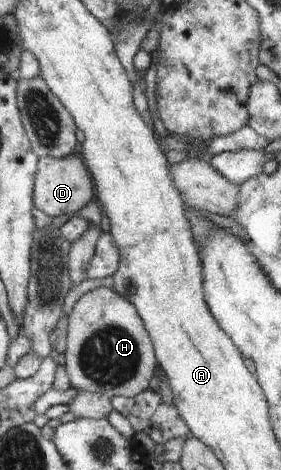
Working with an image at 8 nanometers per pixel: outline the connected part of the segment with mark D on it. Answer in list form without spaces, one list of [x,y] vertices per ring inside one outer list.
[[[78,153],[60,159],[45,157],[38,160],[33,202],[41,212],[45,212],[47,216],[73,217],[93,199],[95,199],[94,182]]]

